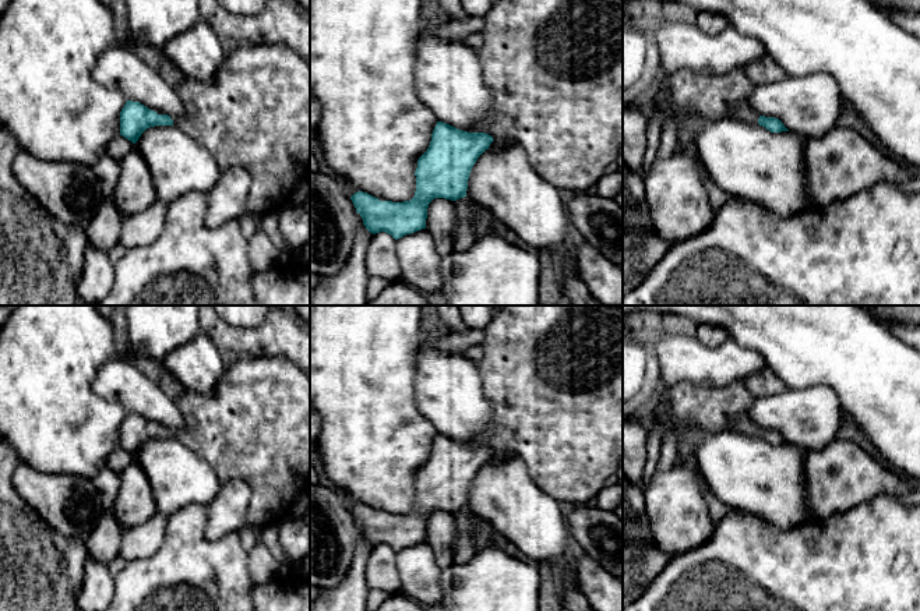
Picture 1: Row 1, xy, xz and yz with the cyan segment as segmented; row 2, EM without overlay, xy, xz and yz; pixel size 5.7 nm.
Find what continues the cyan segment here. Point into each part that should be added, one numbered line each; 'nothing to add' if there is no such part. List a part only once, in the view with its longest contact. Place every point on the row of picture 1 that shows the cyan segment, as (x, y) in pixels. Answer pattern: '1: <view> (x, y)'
1: xy (256, 113)

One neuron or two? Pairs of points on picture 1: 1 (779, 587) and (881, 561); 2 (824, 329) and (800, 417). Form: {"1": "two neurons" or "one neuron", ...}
{"1": "one neuron", "2": "two neurons"}

